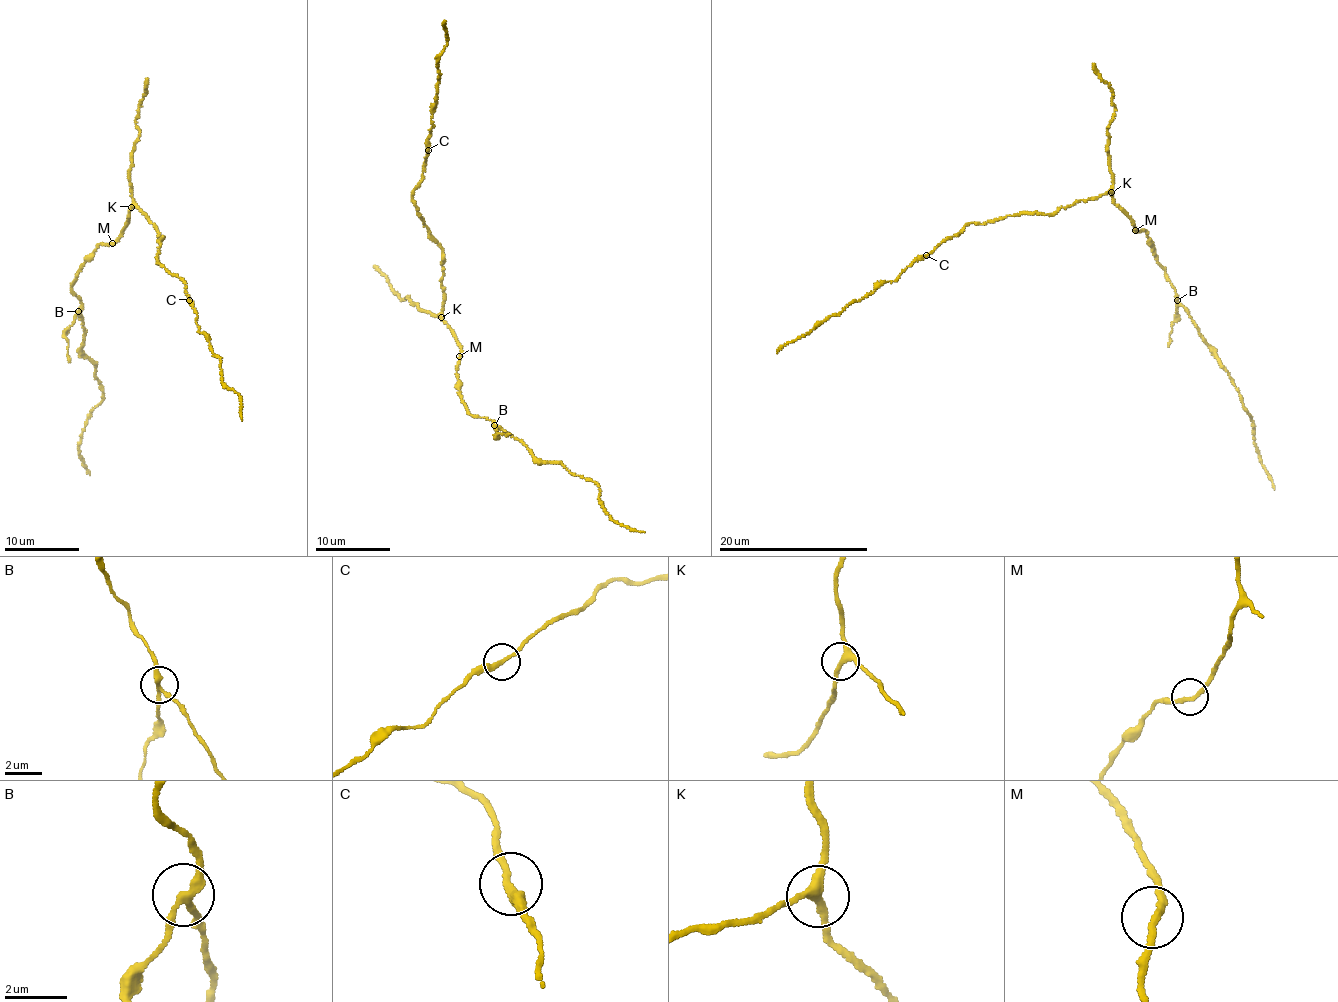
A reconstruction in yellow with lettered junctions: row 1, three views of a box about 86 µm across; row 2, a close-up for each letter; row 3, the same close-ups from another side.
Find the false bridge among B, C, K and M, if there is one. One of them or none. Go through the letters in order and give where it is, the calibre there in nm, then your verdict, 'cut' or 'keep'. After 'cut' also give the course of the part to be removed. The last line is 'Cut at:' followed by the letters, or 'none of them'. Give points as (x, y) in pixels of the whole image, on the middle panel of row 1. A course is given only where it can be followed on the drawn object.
B: (494, 425) | 220 nm | cut | (494, 426), (498, 431), (495, 435), (511, 434)
C: (428, 150) | 240 nm | keep
K: (441, 317) | 280 nm | keep
M: (459, 356) | 220 nm | keep
Cut at: B

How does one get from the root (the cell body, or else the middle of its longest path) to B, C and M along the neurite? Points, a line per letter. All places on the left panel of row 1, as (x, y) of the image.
B: (134, 207), (120, 238), (99, 244), (92, 257), (82, 264), (72, 286), (81, 304), (78, 311)
C: (134, 207), (147, 214), (147, 220), (157, 228), (158, 235), (164, 238), (157, 263), (182, 279), (189, 300)
M: (134, 207), (131, 208), (121, 236), (112, 243)

